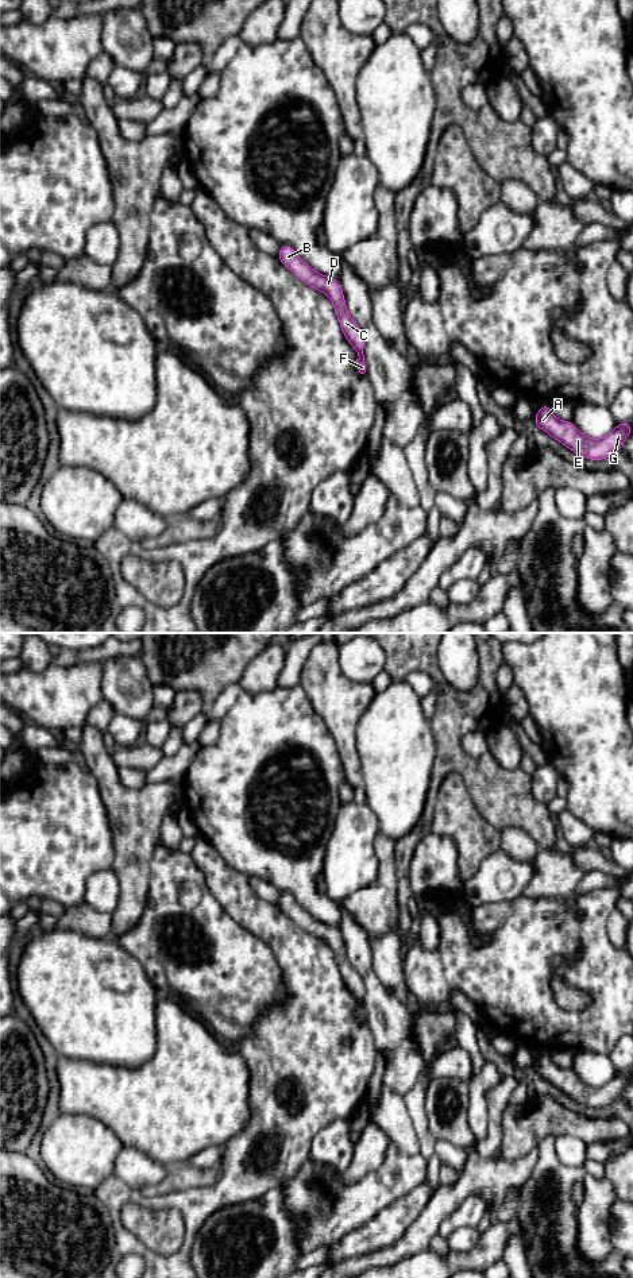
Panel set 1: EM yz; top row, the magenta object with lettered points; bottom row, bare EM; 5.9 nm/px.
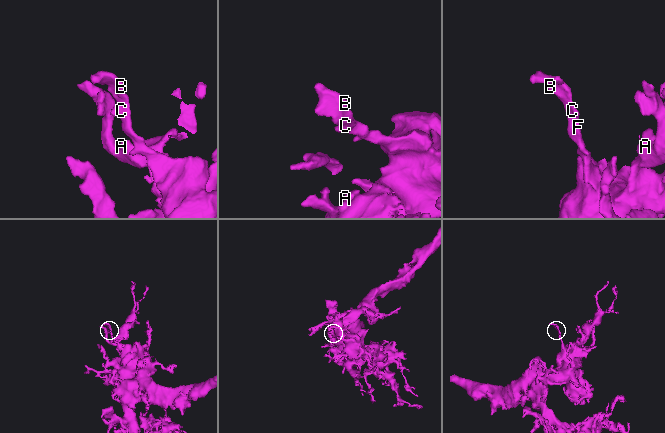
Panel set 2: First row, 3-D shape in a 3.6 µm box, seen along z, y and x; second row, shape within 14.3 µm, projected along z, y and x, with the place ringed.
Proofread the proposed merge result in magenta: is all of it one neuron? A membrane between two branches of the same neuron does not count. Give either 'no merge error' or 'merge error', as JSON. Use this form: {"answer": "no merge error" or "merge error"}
{"answer": "no merge error"}

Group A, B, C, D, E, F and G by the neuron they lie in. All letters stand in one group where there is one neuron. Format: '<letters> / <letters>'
A B C D E F G

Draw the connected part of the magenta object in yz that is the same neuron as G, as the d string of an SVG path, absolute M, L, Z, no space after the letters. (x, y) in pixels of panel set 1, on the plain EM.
M547 1051L539 1057L533 1073L545 1078L552 1086L588 1108L611 1105L621 1097L625 1086L633 1078L629 1070L620 1070L606 1085L591 1086L584 1084L575 1072L559 1067L552 1061L551 1053Z

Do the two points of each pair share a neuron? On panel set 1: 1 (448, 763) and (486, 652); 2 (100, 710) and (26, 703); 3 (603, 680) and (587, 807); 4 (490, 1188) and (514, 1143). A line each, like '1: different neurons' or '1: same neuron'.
1: same neuron
2: different neurons
3: same neuron
4: different neurons

